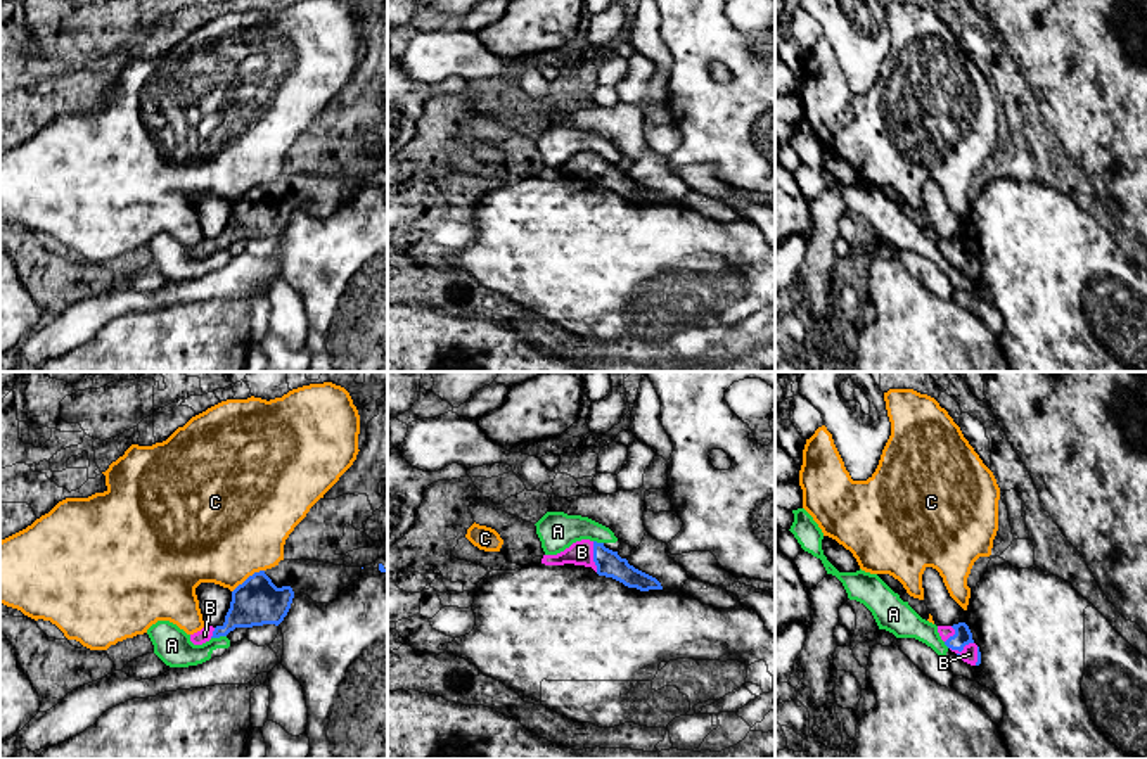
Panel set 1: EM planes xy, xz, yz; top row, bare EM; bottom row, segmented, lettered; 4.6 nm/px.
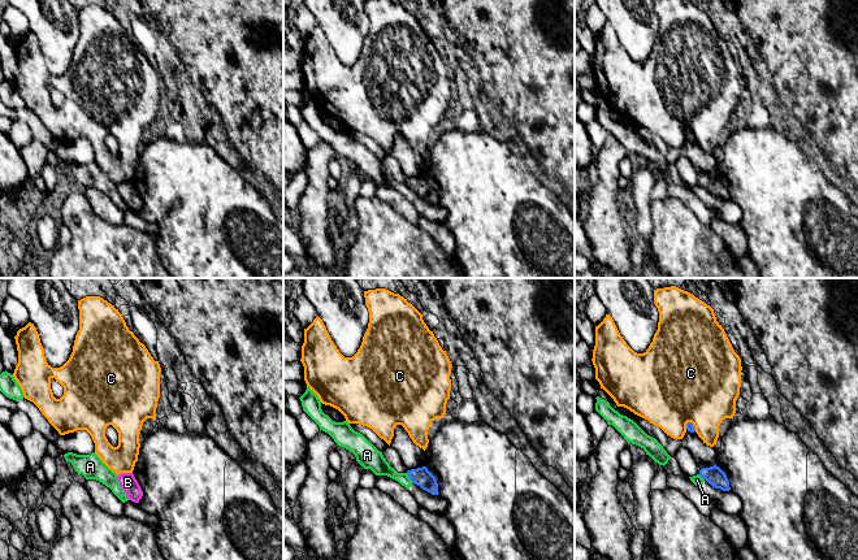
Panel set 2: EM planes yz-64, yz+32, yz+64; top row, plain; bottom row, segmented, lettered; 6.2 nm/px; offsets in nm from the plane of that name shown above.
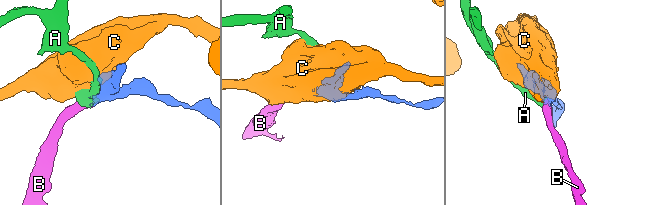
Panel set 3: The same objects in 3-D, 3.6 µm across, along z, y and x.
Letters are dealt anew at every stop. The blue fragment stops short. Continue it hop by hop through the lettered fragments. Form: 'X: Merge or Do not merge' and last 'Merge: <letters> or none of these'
A: Do not merge
B: Merge
C: Do not merge
Merge: B

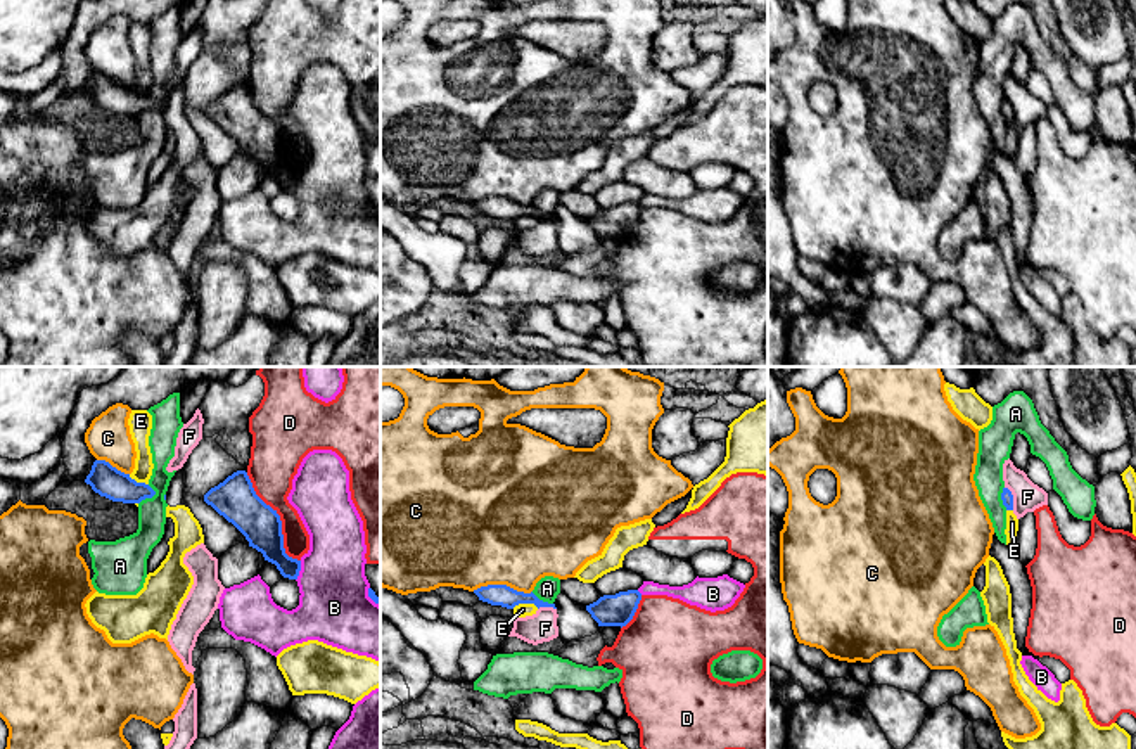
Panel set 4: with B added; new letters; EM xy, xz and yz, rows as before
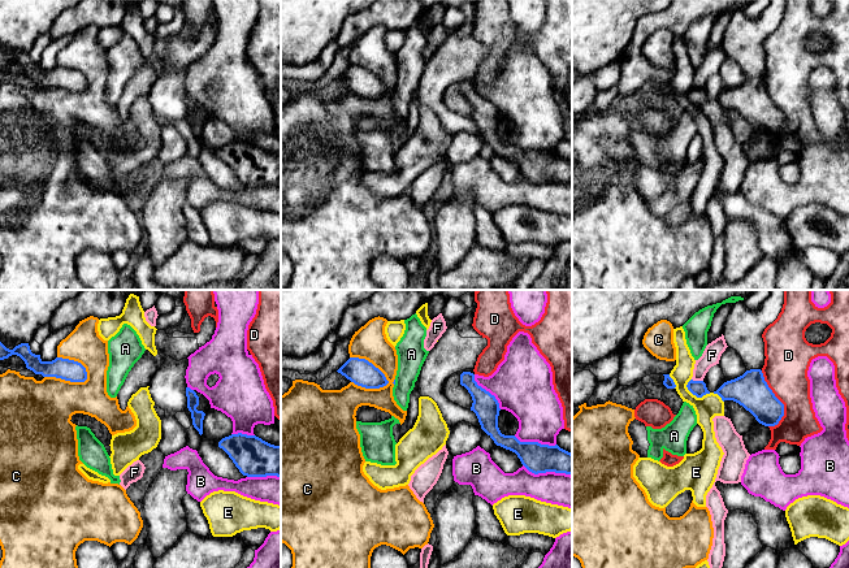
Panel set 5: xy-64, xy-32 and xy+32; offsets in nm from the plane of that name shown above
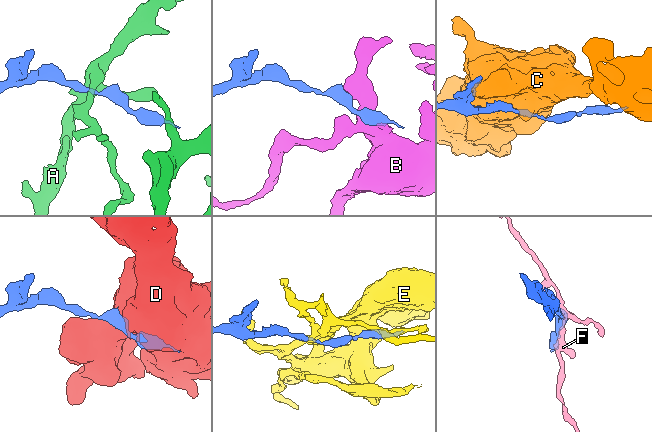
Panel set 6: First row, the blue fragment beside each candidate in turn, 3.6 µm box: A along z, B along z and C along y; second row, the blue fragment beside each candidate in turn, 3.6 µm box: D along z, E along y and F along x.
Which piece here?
A: Do not merge
B: Do not merge
C: Do not merge
D: Do not merge
E: Do not merge
F: Do not merge
Merge: none of these

